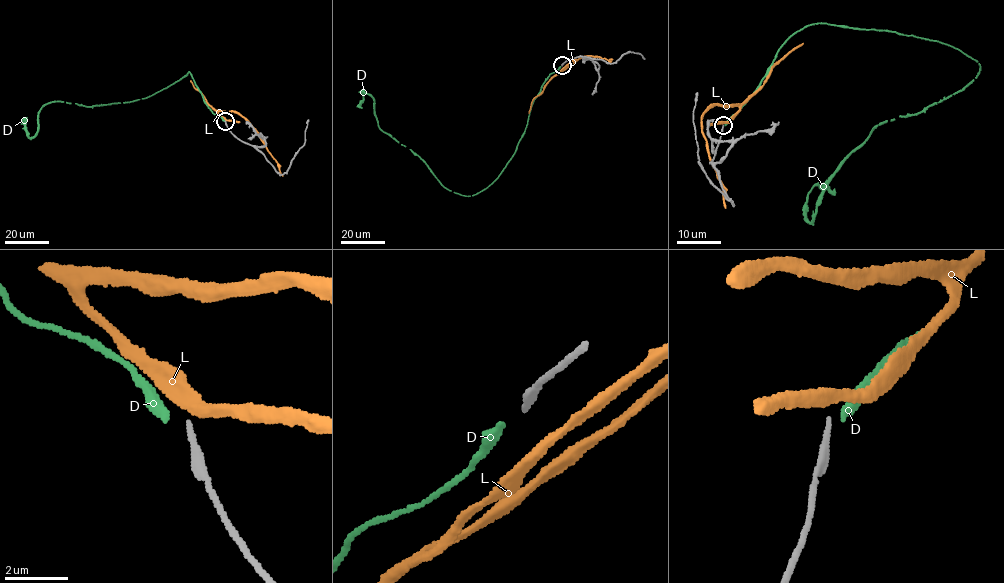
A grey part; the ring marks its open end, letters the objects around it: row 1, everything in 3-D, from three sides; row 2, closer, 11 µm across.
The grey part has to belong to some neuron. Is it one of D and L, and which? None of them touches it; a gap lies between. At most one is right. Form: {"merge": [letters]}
{"merge": []}

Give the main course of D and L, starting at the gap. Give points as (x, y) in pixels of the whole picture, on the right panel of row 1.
D: (725, 125), (817, 23), (977, 61), (952, 95), (877, 124), (810, 223), (808, 193), (835, 195)
L: (725, 122), (739, 107), (718, 103), (708, 108), (701, 123), (710, 161), (723, 186), (725, 208)

